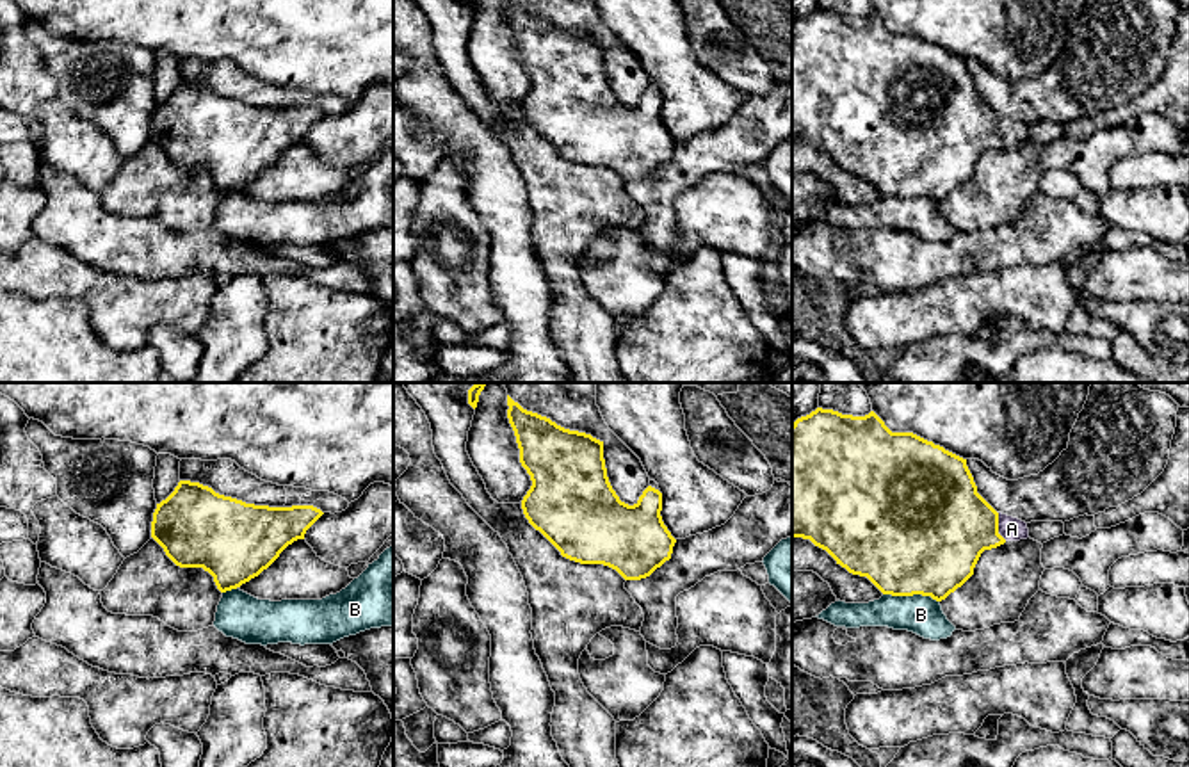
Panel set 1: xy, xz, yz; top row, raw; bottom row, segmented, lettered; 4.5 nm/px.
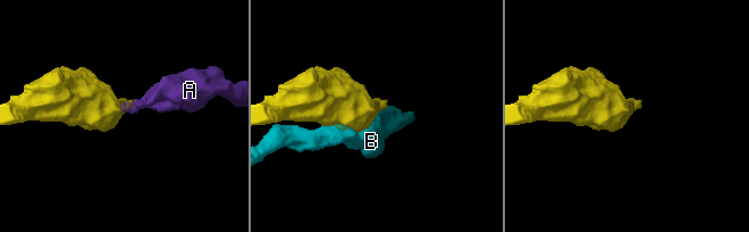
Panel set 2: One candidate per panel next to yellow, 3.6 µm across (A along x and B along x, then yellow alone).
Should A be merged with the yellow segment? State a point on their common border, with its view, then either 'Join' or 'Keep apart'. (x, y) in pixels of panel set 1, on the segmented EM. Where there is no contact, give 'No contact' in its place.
Touches yellow at yz (997, 527). Join

